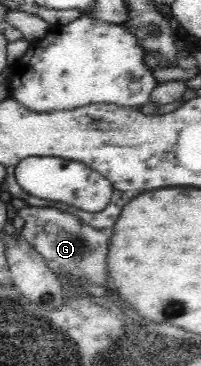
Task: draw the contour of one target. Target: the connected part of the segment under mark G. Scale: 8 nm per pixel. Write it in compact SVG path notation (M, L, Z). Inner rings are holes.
M26 206L18 210L18 216L26 222L20 233L44 258L48 267L56 273L65 273L68 278L86 277L98 286L110 285L106 279L106 257L109 237L91 226L84 226L78 217L62 213L56 208Z

